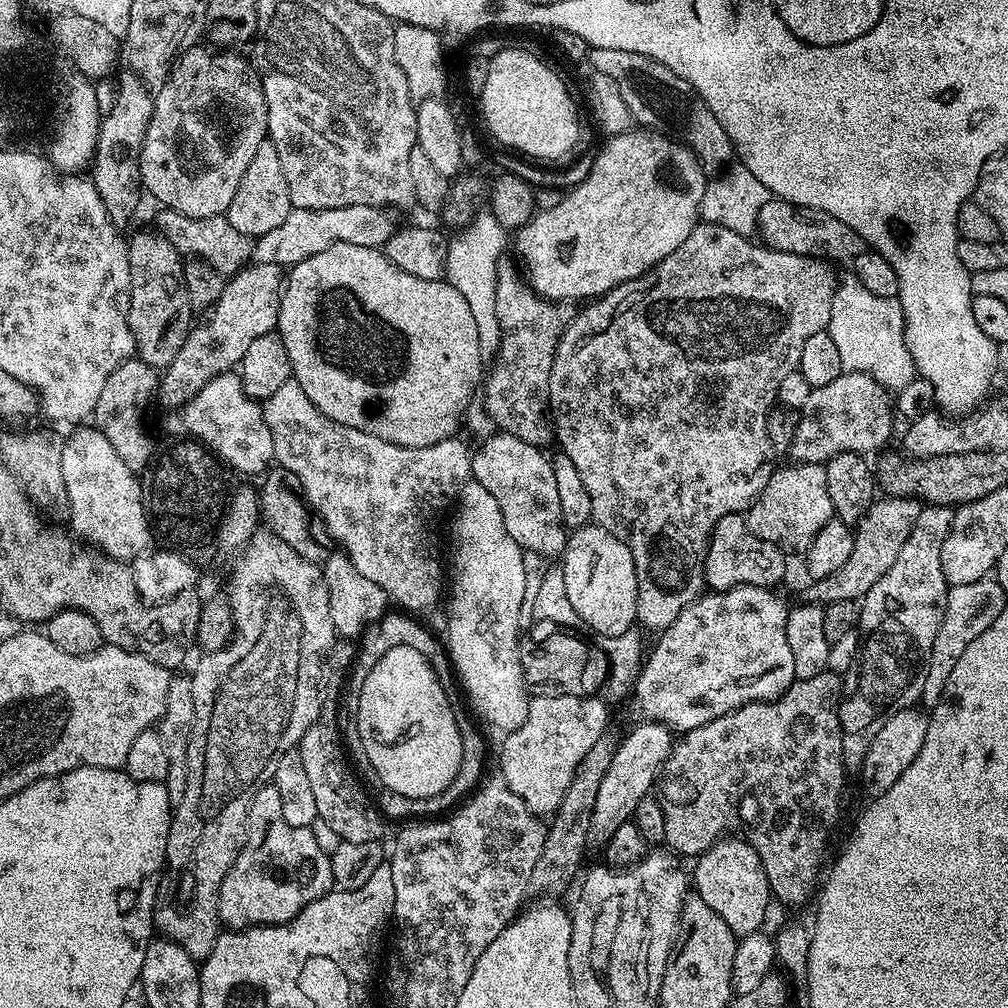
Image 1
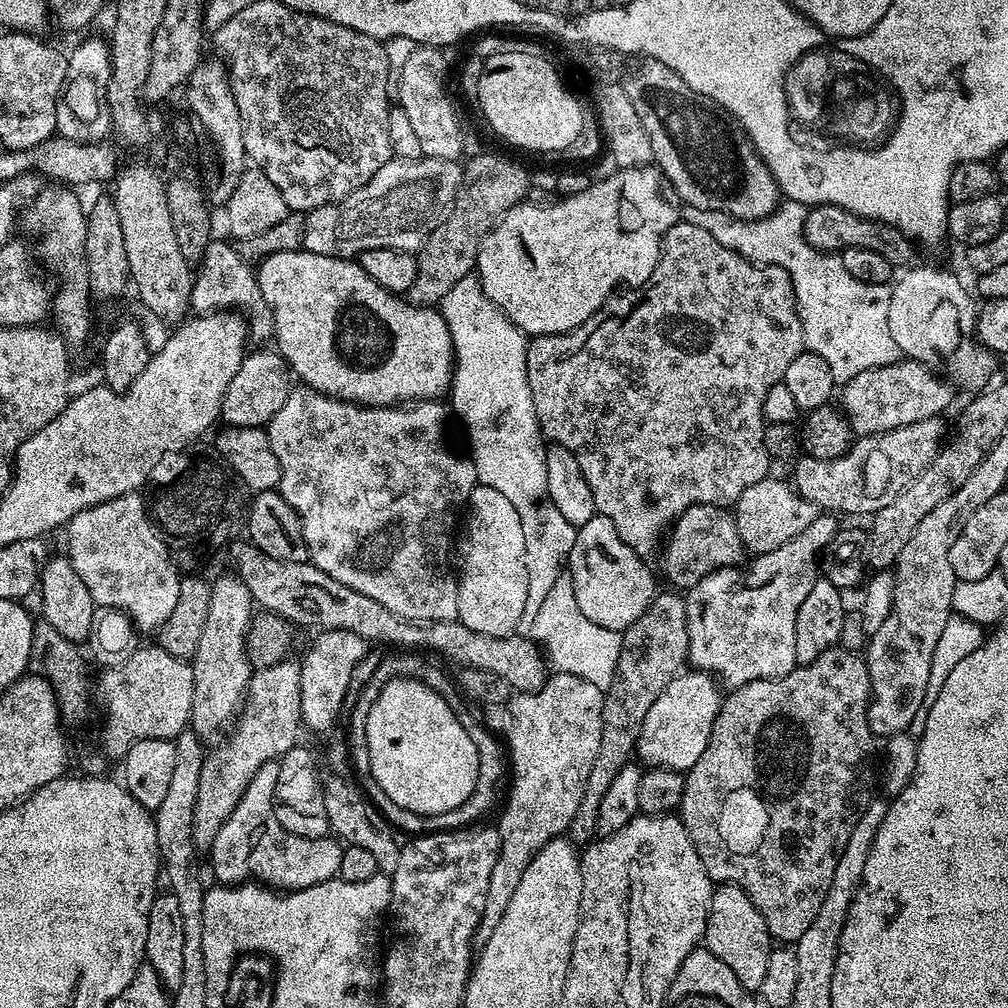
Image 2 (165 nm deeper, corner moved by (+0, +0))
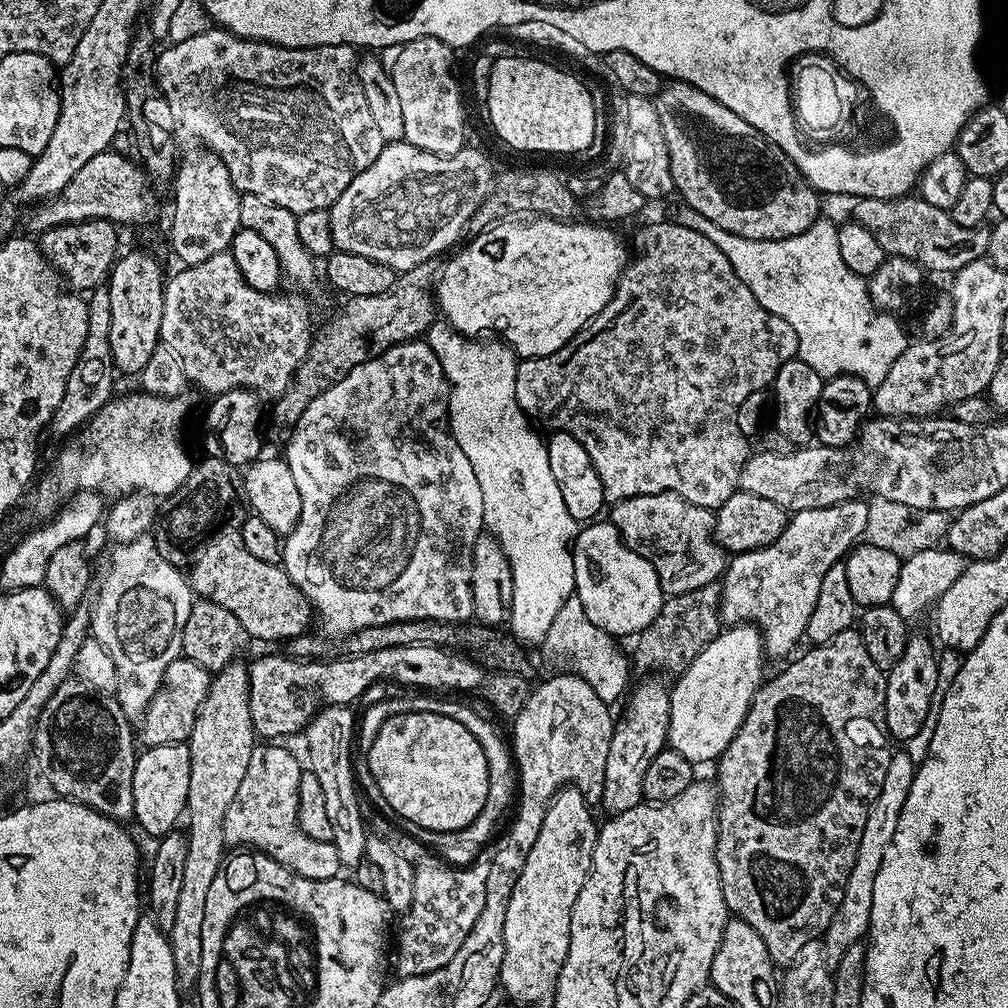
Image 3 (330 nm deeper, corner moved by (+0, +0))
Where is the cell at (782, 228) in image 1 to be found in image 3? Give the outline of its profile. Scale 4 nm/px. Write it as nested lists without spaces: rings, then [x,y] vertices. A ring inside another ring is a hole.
[[[918,194],[898,198],[859,198],[852,208],[851,219],[866,226],[870,234],[878,238],[878,243],[888,256],[901,256],[913,260],[921,268],[932,272],[955,274],[962,266],[975,260],[983,260],[988,255],[990,231],[987,227],[971,228],[958,226],[951,211],[930,206]]]

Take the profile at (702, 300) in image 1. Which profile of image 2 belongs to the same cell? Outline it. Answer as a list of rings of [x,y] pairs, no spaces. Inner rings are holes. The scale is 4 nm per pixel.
[[[680,220],[670,226],[670,230],[664,235],[660,261],[654,266],[654,274],[650,274],[648,281],[631,290],[609,296],[591,318],[569,332],[531,337],[526,354],[526,374],[530,382],[530,394],[534,398],[534,410],[545,441],[566,446],[566,450],[574,453],[590,486],[590,494],[594,494],[597,513],[614,522],[614,530],[618,530],[622,542],[626,542],[640,556],[648,558],[655,550],[656,543],[657,548],[661,543],[665,529],[690,506],[735,505],[736,499],[740,497],[742,490],[746,490],[746,486],[754,486],[754,482],[762,482],[769,475],[770,457],[764,441],[766,421],[762,402],[766,400],[766,394],[770,394],[770,386],[783,381],[786,366],[790,366],[793,358],[805,351],[805,348],[804,327],[800,321],[800,312],[796,308],[792,280],[786,270],[776,264],[754,264],[745,256],[740,256],[722,242],[718,242],[714,234]]]

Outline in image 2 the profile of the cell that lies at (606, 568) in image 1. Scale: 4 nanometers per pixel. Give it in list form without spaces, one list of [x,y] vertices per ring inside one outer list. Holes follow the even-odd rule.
[[[599,514],[592,516],[576,533],[576,541],[568,556],[567,567],[572,573],[574,598],[590,622],[623,633],[650,606],[658,591],[656,580],[640,556],[614,530],[614,522]]]

